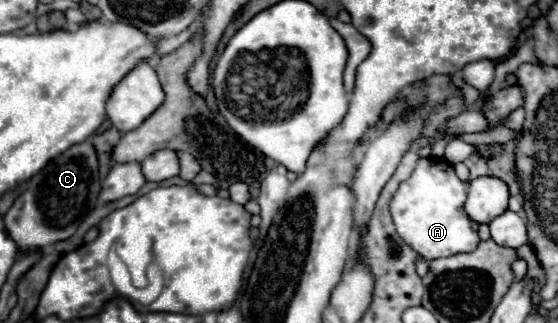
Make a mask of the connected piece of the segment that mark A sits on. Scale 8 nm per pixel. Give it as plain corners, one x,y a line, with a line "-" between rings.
420,158
412,176
404,180
390,200
390,214
400,238
416,250
424,260
440,256
452,256
460,252
472,252
480,238
476,236
472,222
462,210
466,200
466,182
462,182
452,164
444,158

